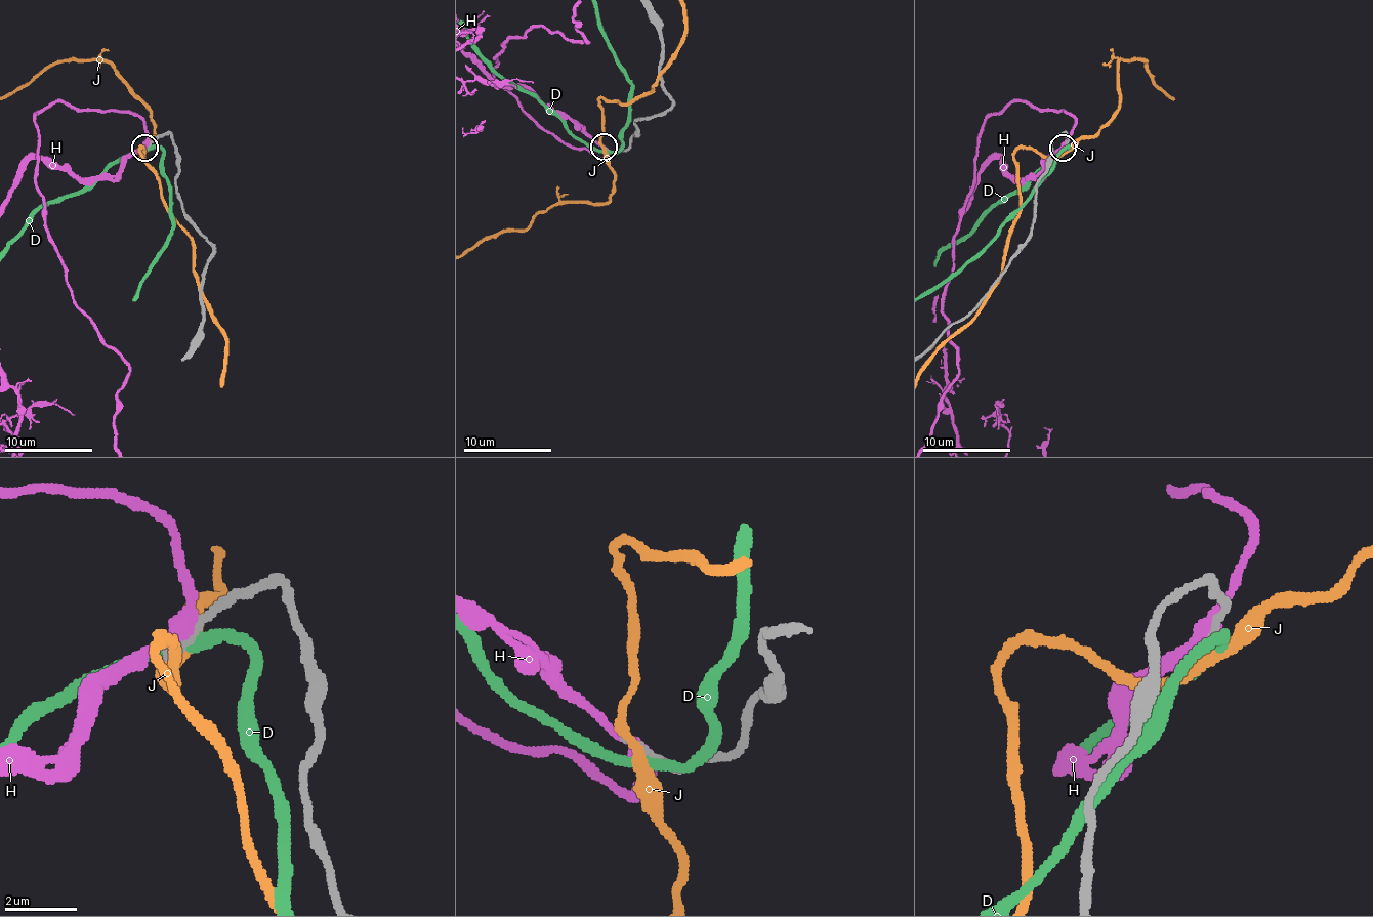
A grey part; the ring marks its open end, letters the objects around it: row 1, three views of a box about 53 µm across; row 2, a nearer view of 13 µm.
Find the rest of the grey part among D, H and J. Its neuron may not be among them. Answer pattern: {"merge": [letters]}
{"merge": ["H"]}

